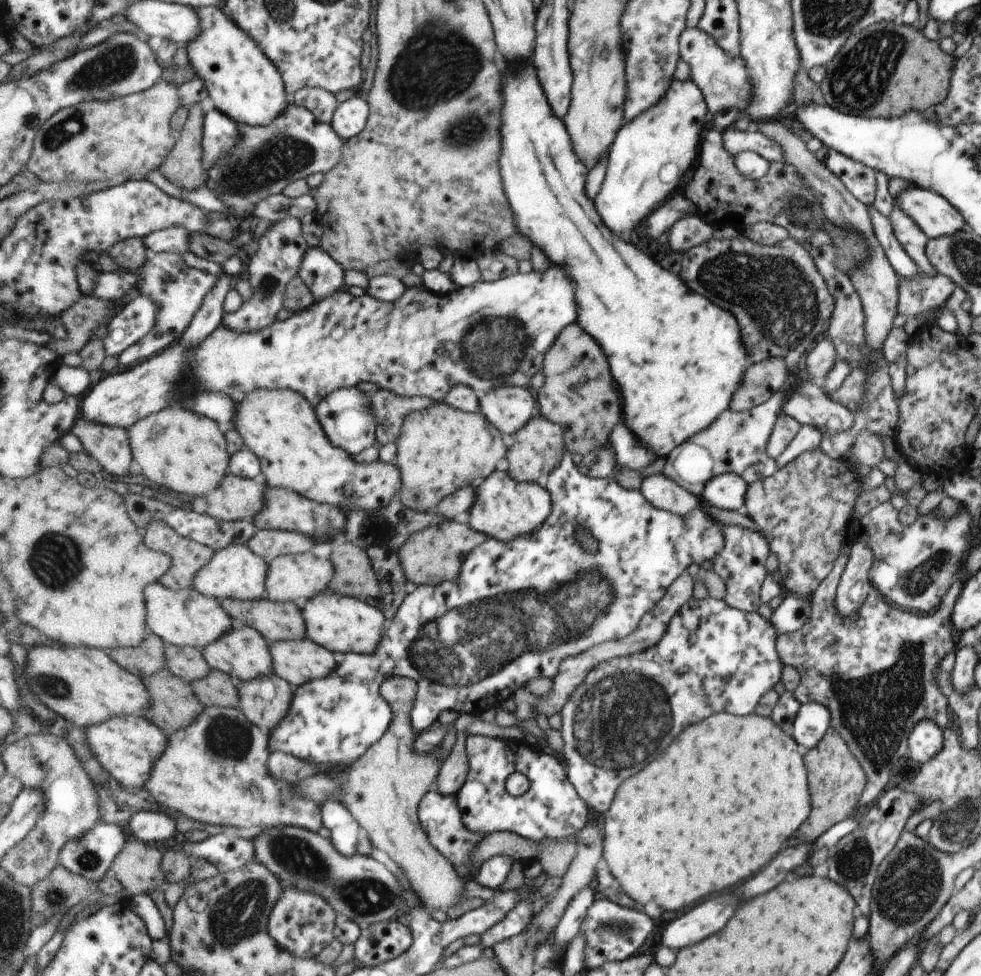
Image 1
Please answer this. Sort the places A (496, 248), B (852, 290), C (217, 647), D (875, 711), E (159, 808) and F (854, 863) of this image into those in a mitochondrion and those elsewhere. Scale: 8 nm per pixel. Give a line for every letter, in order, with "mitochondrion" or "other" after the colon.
A: other
B: other
C: other
D: mitochondrion
E: other
F: mitochondrion

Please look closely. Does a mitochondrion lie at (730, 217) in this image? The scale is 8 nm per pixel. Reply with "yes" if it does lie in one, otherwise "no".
yes

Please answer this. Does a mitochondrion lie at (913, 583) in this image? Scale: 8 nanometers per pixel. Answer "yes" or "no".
yes

